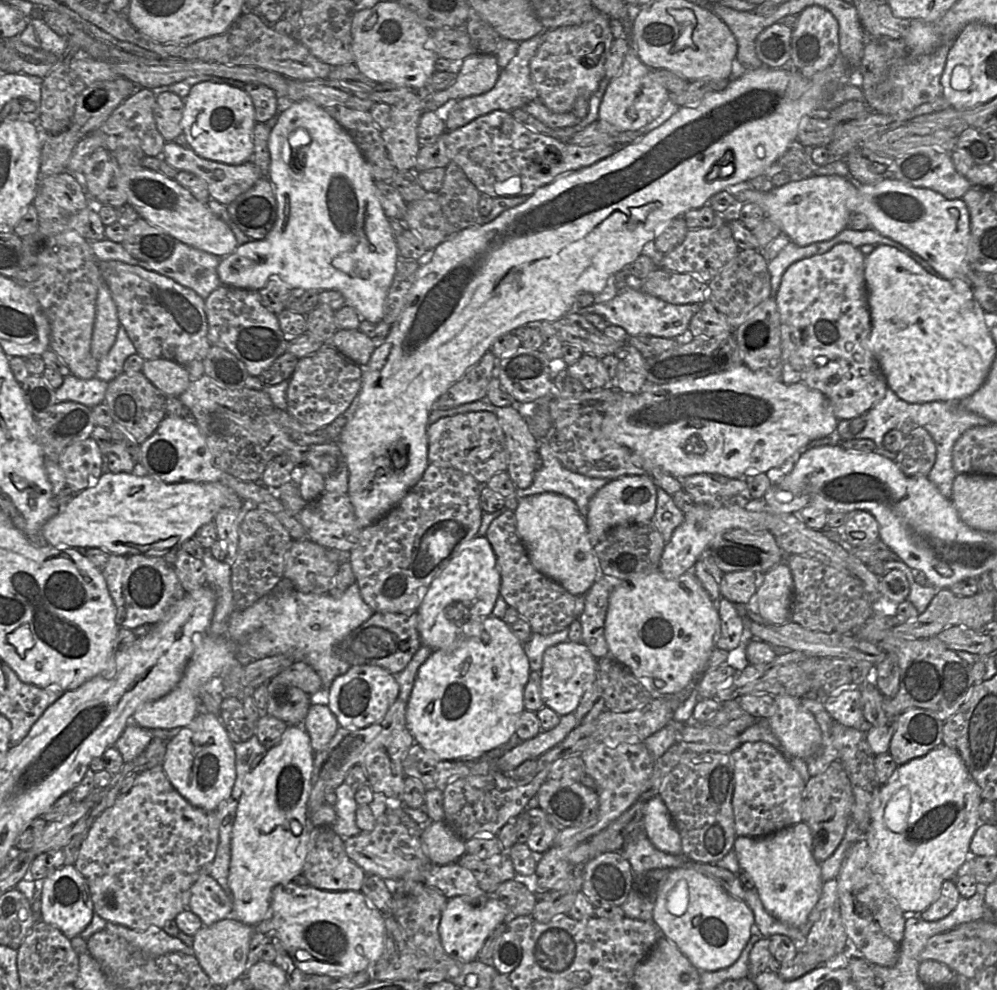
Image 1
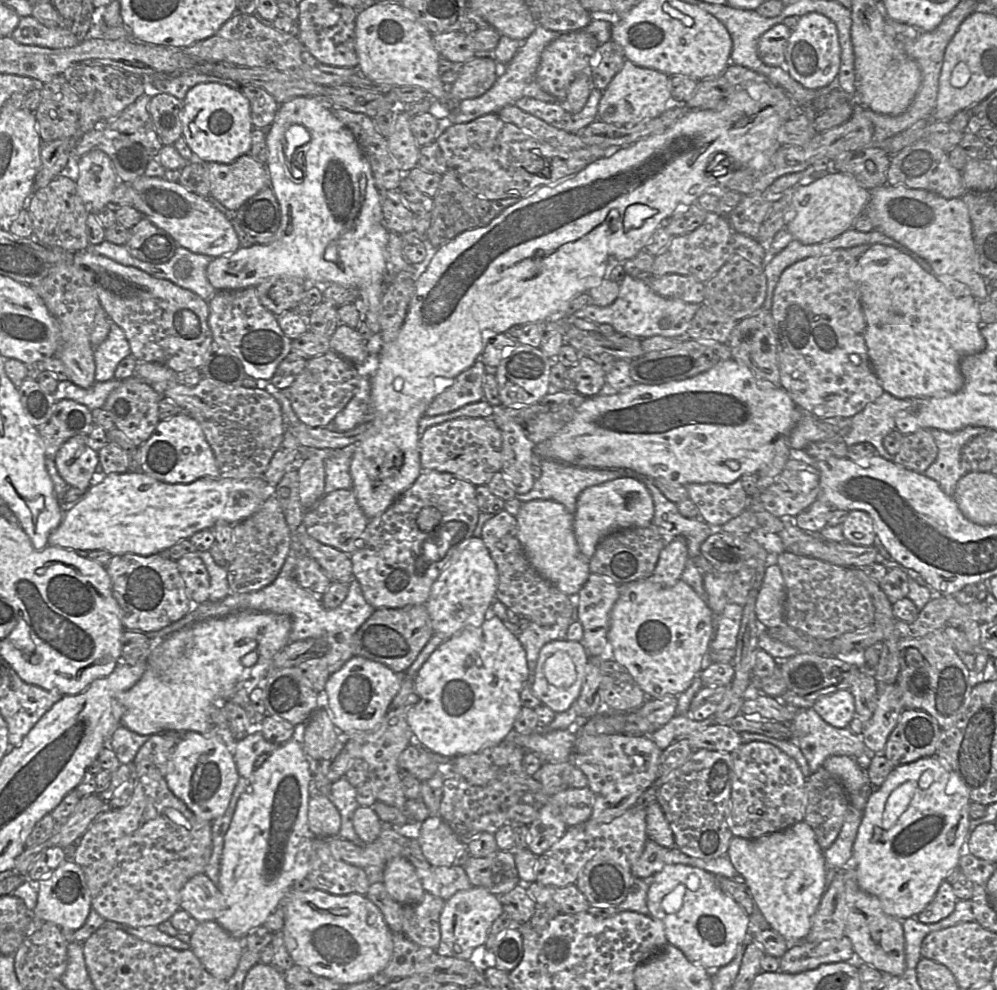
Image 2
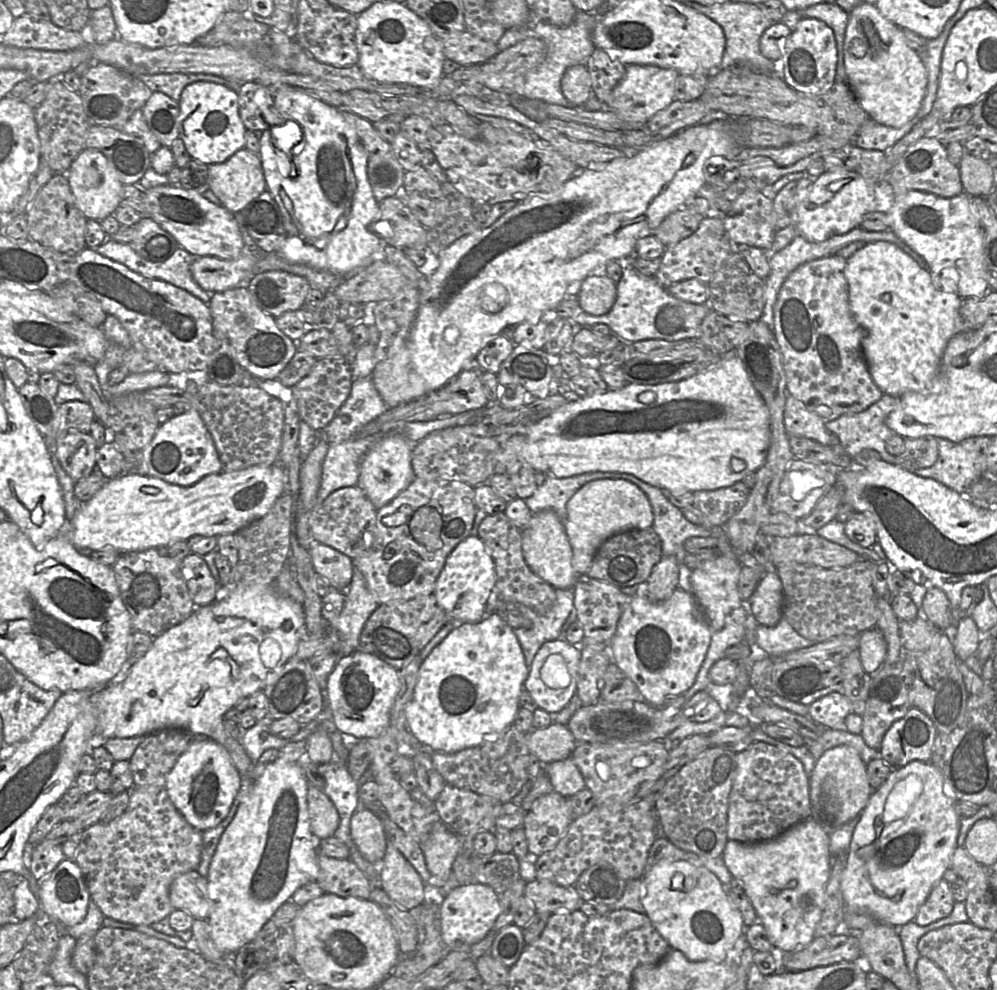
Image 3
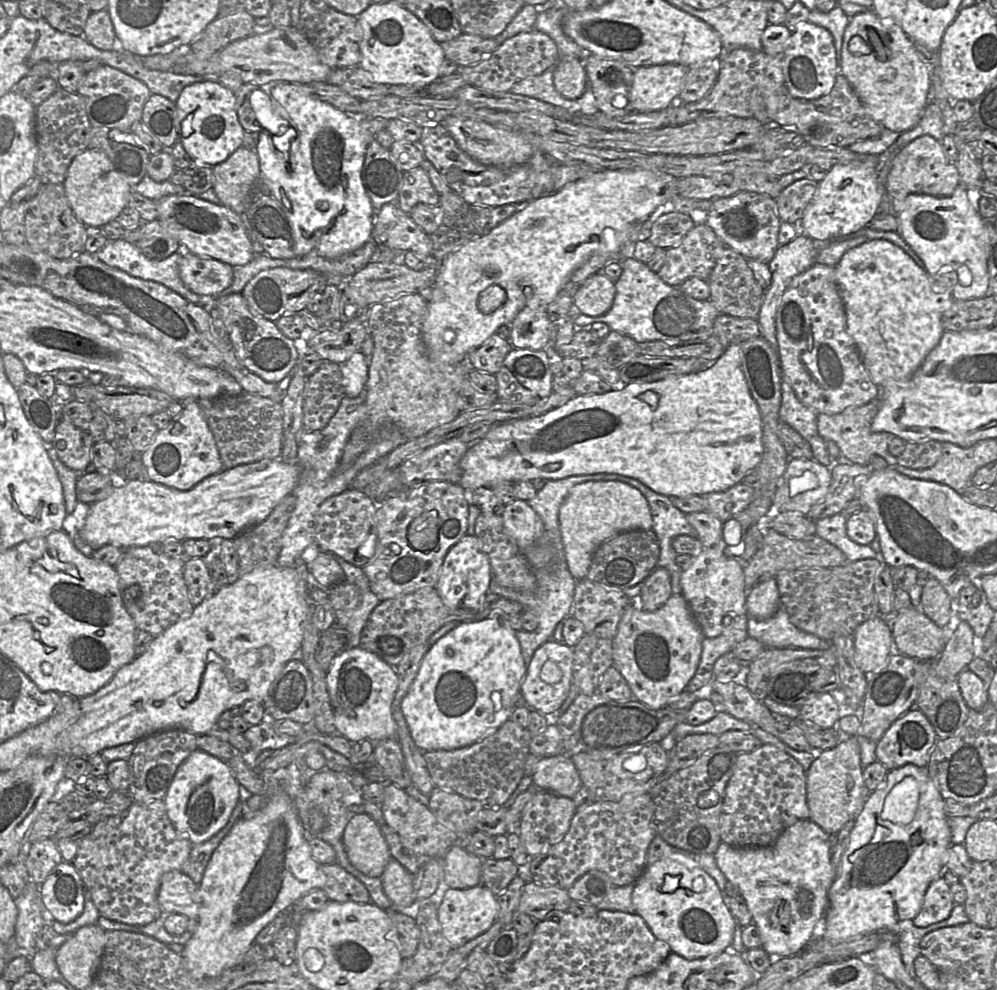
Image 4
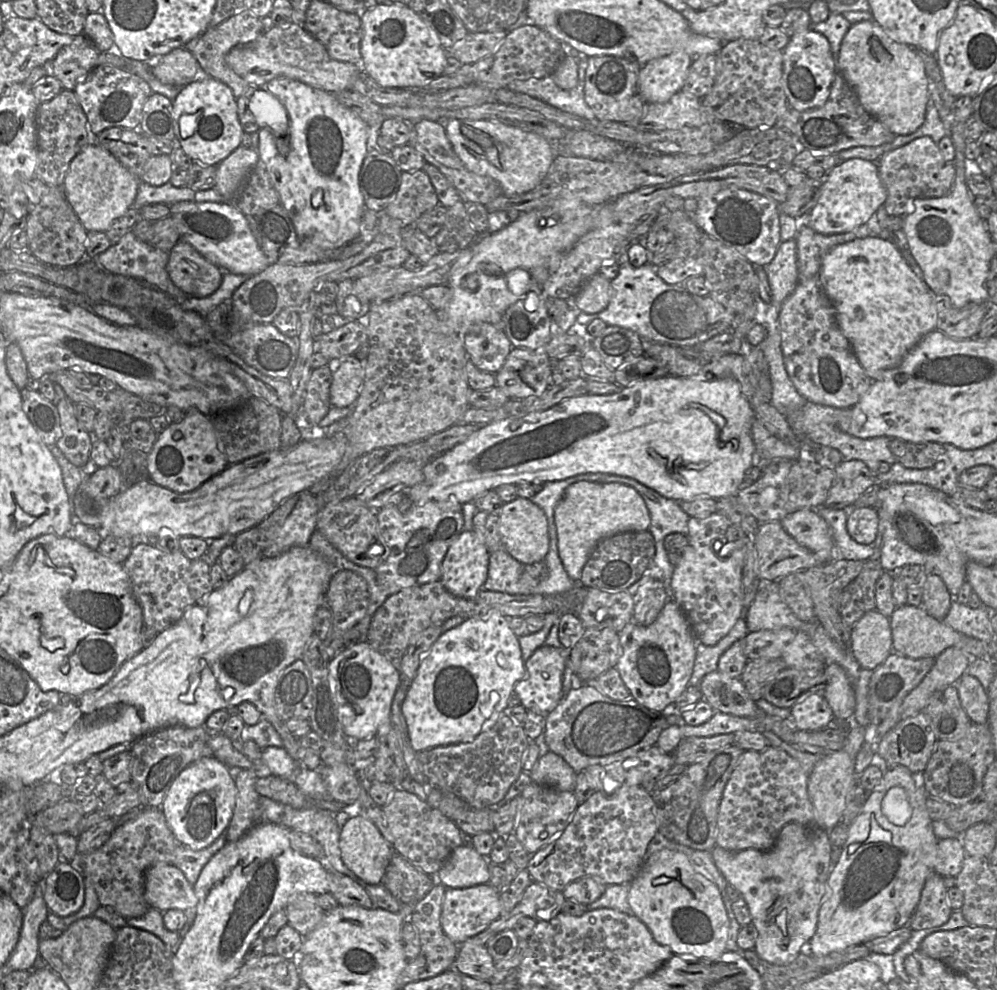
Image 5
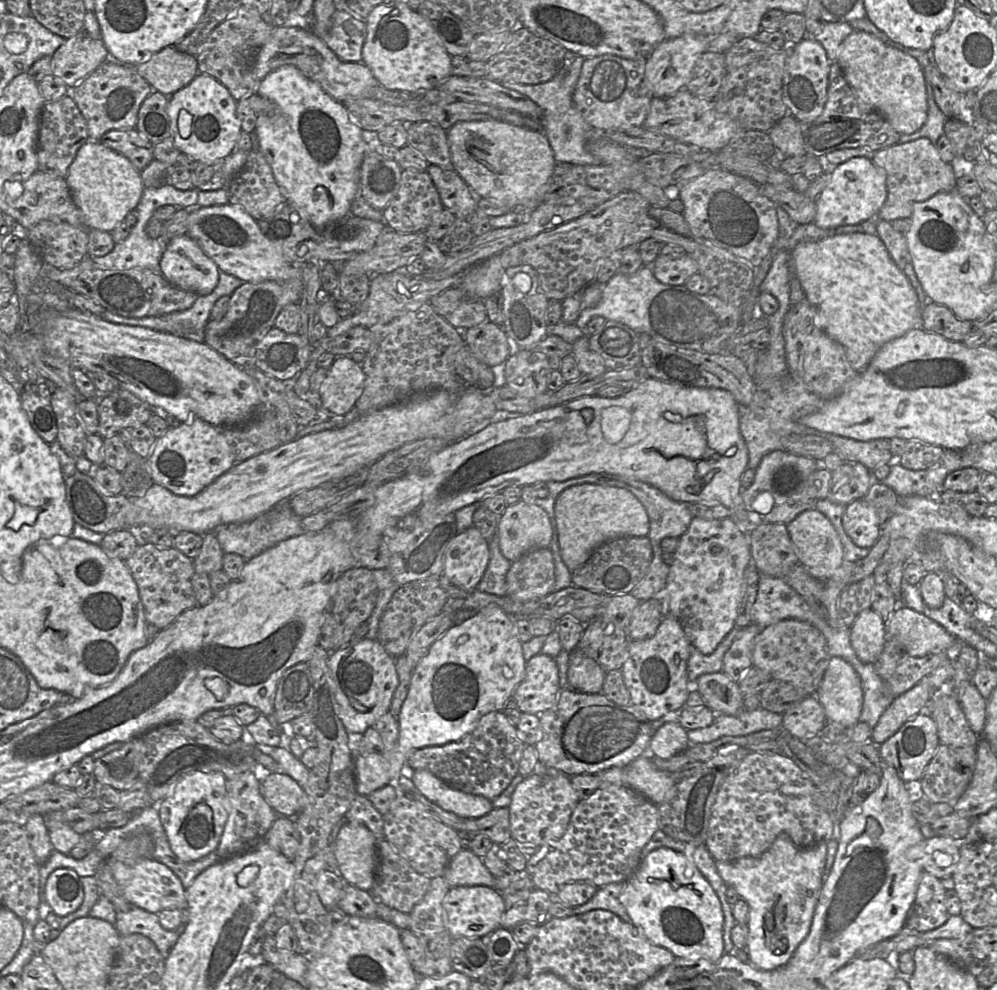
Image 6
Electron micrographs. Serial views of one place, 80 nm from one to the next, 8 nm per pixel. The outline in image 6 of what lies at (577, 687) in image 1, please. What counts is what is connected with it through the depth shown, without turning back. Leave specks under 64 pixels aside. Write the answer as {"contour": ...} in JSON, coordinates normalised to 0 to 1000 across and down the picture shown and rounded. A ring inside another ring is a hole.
{"contour":[[[542,659],[528,669],[527,683],[513,706],[523,719],[542,722],[557,713],[562,697],[556,665]]]}

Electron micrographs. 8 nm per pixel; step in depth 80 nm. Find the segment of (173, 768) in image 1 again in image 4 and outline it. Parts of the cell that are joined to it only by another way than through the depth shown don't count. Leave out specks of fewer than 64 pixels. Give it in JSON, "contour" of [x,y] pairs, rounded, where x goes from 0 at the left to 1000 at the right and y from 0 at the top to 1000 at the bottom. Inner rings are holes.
{"contour":[[[201,757],[194,759],[179,775],[169,799],[163,806],[168,823],[175,835],[186,842],[193,854],[208,849],[229,830],[232,821],[241,807],[241,793],[228,770]]]}

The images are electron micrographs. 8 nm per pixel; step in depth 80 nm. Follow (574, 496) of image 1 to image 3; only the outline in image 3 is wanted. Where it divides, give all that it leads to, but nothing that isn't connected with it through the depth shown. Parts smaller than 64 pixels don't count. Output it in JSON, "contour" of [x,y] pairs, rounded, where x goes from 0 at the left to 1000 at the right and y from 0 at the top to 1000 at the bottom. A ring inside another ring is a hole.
{"contour":[[[592,477],[568,483],[548,481],[546,488],[526,506],[534,519],[545,515],[554,515],[566,530],[569,521],[569,507],[580,494],[596,485],[623,484],[620,482],[620,478]]]}

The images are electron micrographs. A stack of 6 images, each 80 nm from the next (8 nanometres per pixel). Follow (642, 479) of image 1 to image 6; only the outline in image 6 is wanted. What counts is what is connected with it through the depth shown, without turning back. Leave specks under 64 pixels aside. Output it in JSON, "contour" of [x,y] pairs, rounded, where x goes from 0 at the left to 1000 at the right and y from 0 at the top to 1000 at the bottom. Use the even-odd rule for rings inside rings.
{"contour":[[[582,489],[569,493],[558,505],[557,524],[562,561],[573,578],[583,573],[606,547],[651,538],[651,523],[641,505],[630,495],[613,491]]]}

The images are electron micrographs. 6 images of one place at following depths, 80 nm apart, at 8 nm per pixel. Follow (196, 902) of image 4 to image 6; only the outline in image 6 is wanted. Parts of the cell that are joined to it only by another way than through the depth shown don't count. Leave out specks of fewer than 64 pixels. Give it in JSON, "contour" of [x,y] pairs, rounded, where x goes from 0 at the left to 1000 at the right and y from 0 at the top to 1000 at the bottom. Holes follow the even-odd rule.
{"contour":[[[142,868],[133,874],[113,872],[113,885],[127,910],[151,922],[164,918],[186,918],[186,897],[181,888],[166,874],[154,868]]]}

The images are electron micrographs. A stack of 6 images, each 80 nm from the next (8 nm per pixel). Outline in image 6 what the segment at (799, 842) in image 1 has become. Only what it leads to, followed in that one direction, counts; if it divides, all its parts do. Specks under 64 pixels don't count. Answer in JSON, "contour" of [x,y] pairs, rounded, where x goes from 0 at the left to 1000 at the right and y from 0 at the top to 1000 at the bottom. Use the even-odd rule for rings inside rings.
{"contour":[[[783,841],[772,857],[760,866],[736,870],[717,870],[719,879],[730,896],[736,897],[751,914],[750,972],[762,980],[776,980],[789,974],[802,953],[811,943],[816,920],[826,892],[829,851],[811,857],[799,856],[788,841]]]}

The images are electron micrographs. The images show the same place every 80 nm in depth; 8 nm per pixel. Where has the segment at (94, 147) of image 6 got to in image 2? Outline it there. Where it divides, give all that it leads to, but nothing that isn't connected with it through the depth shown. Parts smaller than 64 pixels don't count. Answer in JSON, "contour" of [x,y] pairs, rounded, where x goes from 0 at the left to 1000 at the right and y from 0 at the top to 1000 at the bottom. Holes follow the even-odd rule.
{"contour":[[[93,152],[78,162],[79,179],[76,187],[87,215],[98,215],[110,206],[118,178],[109,158]]]}

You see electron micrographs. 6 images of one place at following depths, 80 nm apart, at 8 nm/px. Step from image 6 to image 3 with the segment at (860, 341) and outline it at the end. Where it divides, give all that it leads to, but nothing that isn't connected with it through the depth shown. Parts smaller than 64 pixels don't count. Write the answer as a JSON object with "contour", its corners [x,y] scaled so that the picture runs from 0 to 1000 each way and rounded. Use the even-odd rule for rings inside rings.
{"contour":[[[870,245],[849,262],[852,307],[865,333],[865,354],[877,387],[887,398],[904,401],[935,390],[951,344],[969,334],[963,318],[966,302],[940,293],[934,277],[899,247]]]}

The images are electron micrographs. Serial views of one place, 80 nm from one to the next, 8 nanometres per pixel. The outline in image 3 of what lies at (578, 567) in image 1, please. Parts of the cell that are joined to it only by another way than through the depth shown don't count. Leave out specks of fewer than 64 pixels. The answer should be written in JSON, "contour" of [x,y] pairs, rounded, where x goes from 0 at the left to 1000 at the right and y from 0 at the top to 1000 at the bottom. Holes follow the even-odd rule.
{"contour":[[[554,515],[535,518],[523,540],[525,561],[532,575],[557,595],[575,595],[581,582],[574,573],[574,554],[559,519]]]}

